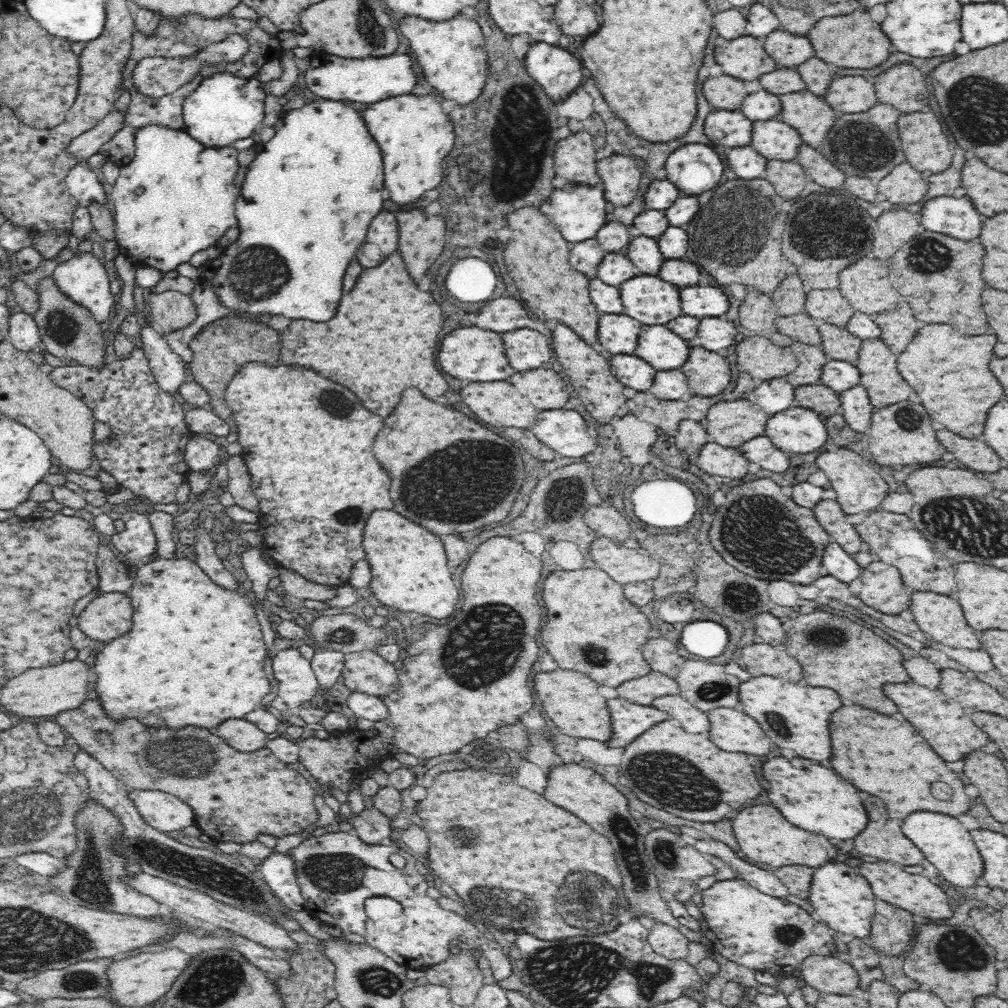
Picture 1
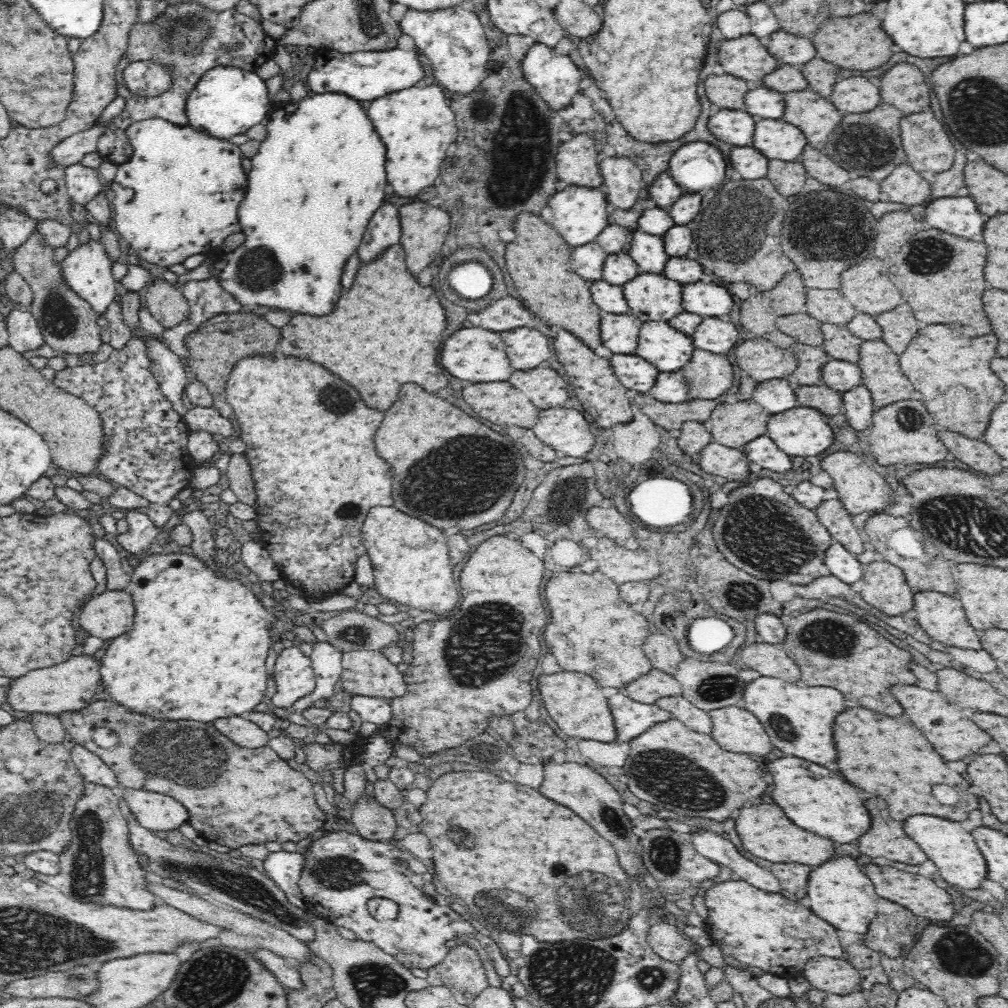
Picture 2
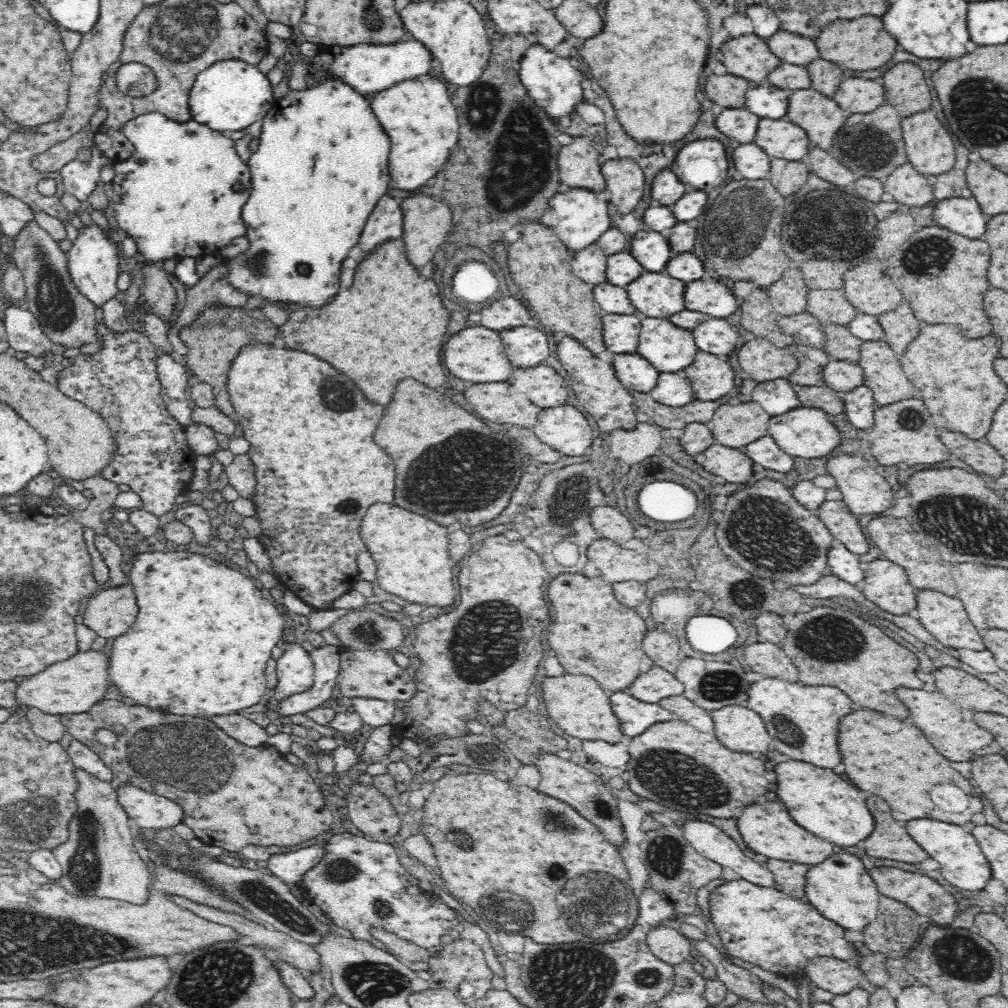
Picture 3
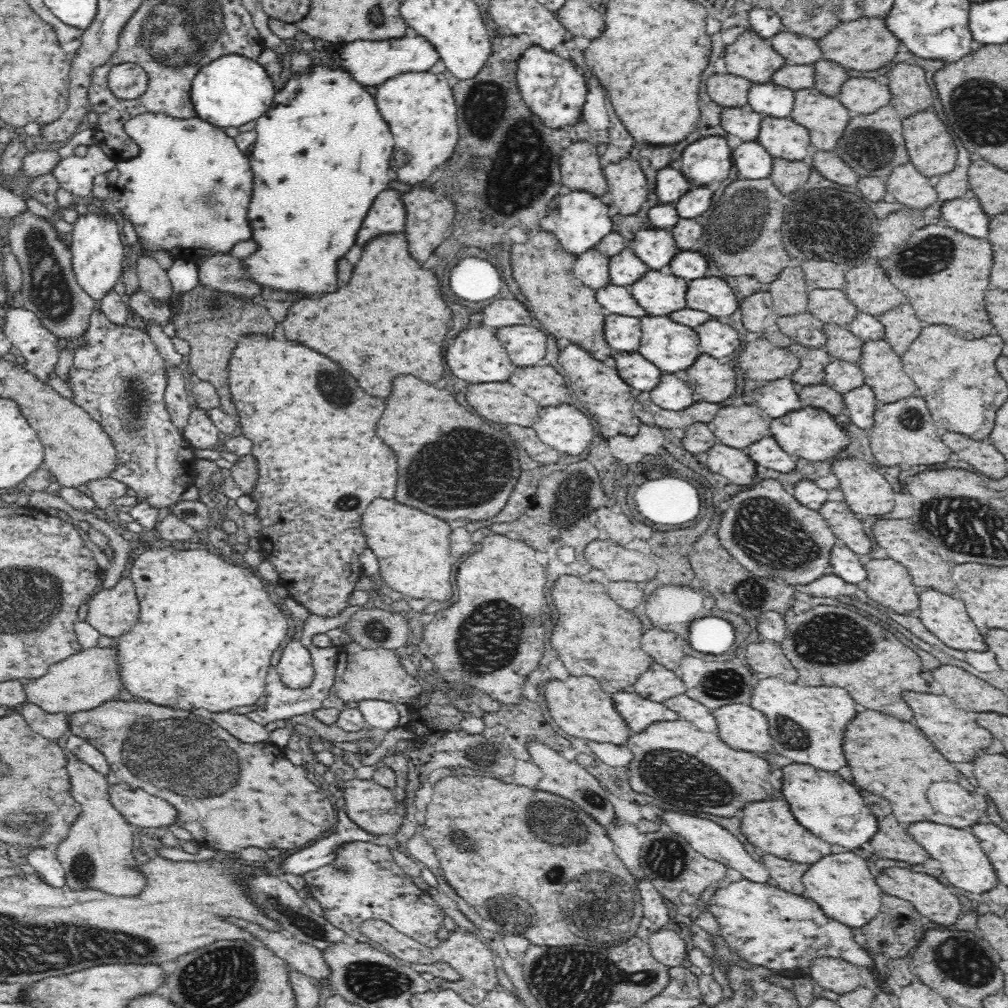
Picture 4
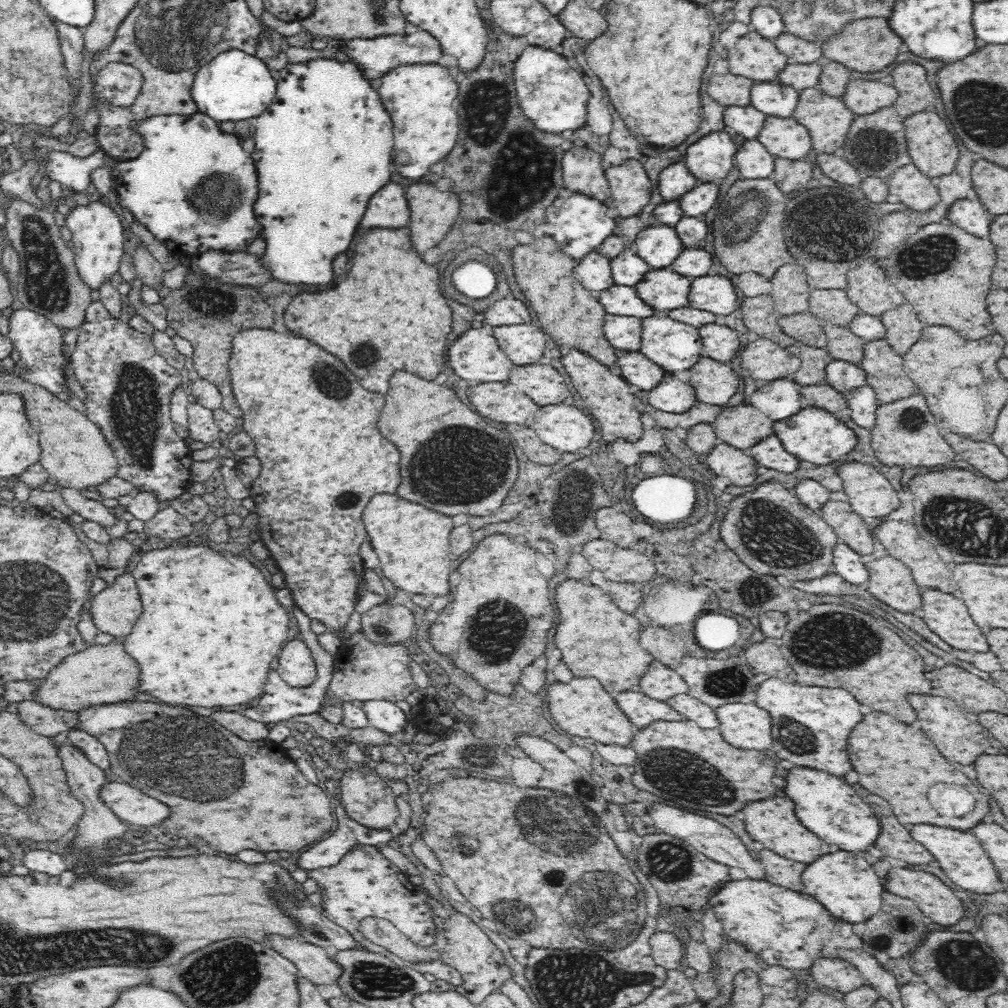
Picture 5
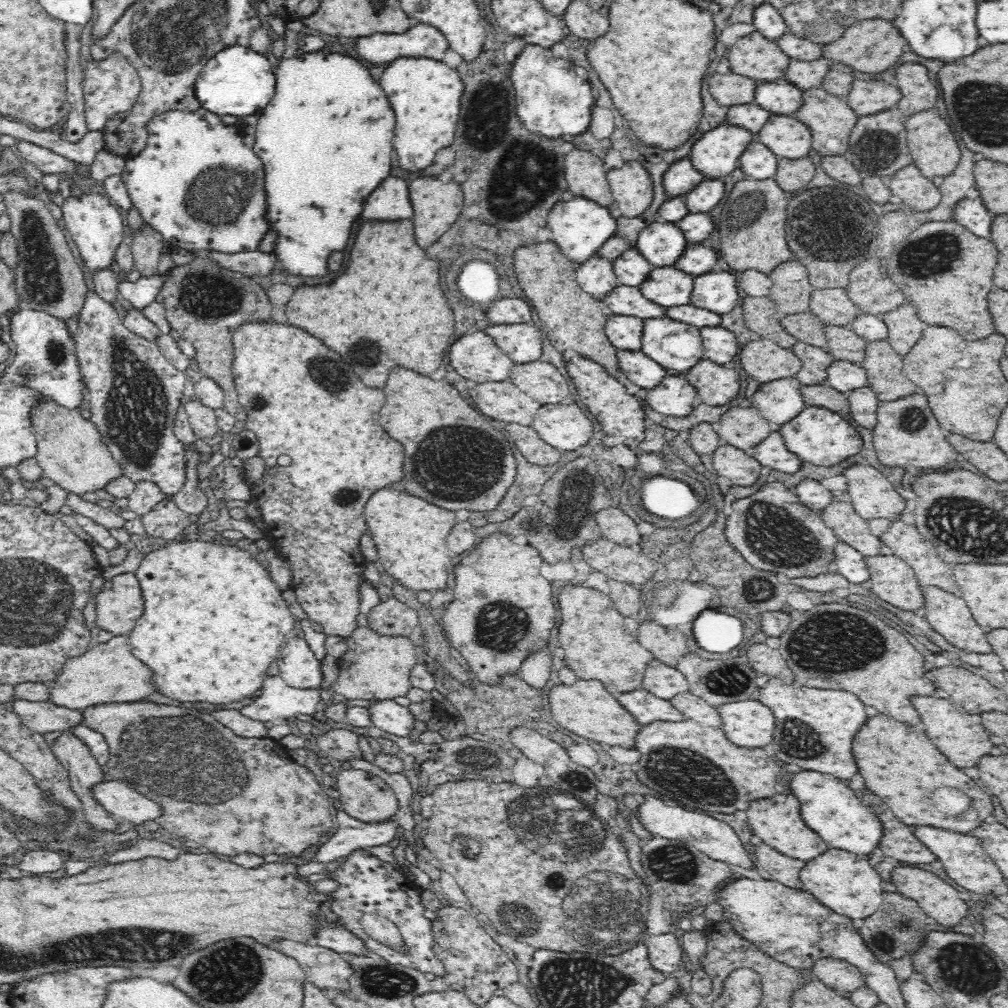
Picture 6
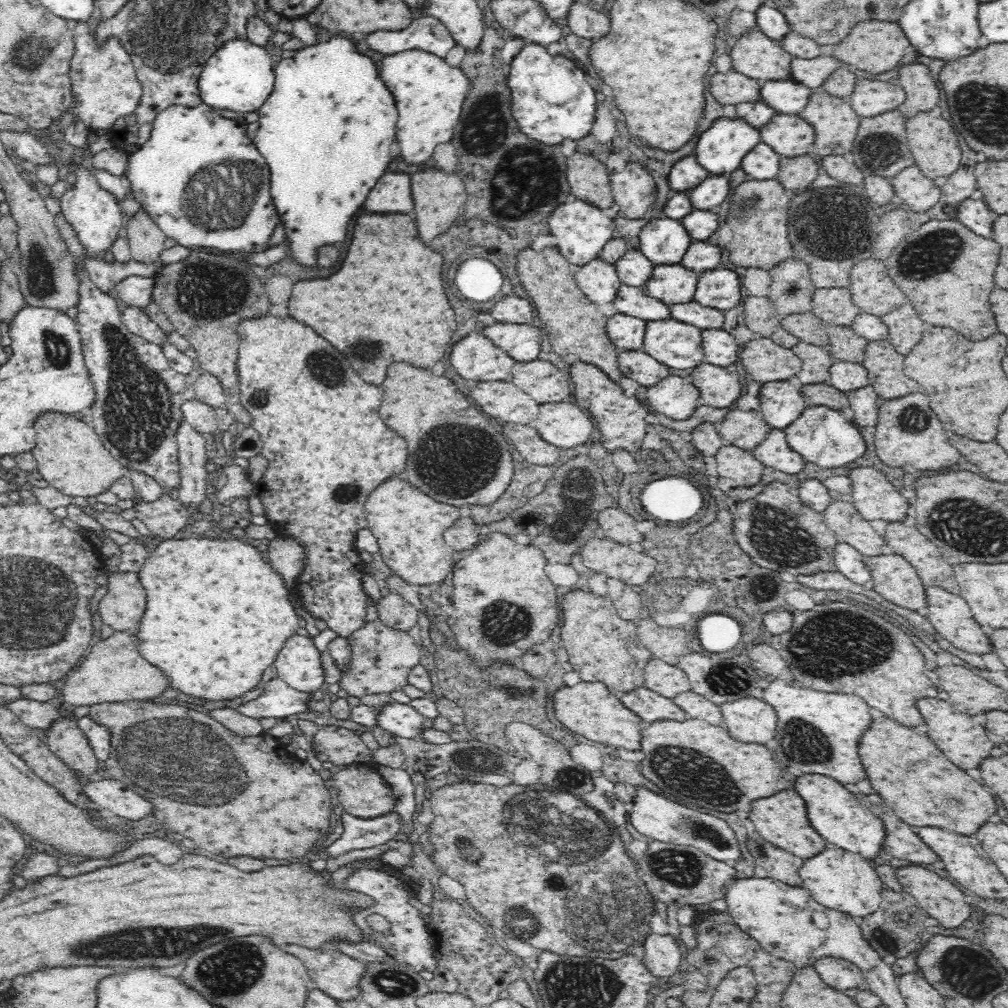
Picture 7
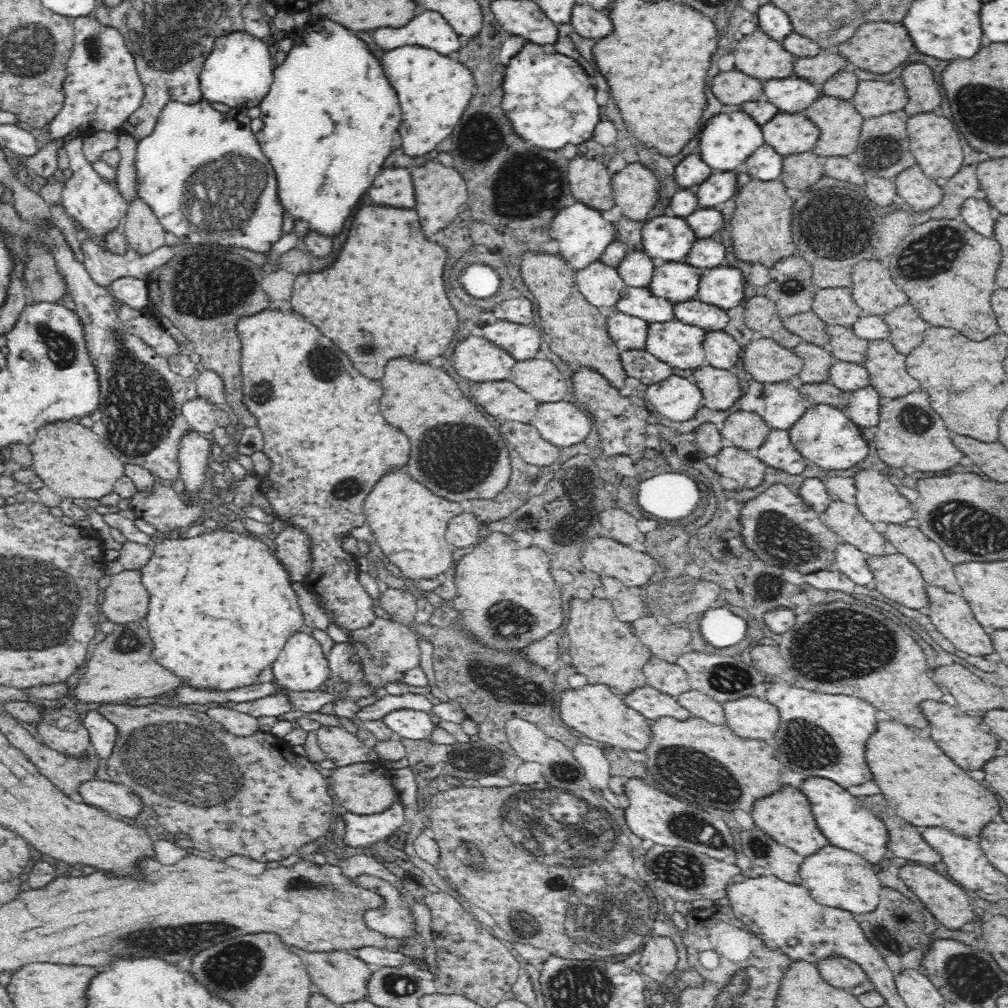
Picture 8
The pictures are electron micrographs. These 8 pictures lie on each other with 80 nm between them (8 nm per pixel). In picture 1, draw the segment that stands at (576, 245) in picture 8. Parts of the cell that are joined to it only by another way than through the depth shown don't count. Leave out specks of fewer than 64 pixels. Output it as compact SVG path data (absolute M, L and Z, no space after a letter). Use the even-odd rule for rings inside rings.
M566 184L562 188L554 189L550 196L550 206L552 206L552 220L558 226L560 234L568 242L584 242L584 240L594 239L598 231L606 226L608 214L604 209L607 200L601 186L590 186L584 184Z

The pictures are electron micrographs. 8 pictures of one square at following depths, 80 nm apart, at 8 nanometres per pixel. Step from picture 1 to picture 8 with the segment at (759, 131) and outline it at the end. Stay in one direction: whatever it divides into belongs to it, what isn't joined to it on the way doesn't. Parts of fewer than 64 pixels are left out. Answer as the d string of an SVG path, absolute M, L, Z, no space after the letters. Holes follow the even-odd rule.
M780 112L762 127L764 140L781 155L800 154L810 151L820 138L820 128L804 114Z

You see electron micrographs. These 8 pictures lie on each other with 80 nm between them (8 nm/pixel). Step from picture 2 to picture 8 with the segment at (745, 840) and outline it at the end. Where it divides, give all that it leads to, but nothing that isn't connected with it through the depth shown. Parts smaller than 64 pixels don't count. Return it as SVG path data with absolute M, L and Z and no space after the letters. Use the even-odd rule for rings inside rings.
M784 786L780 792L758 800L758 804L754 804L752 816L754 816L754 822L762 830L766 830L766 833L774 836L774 840L780 842L780 844L786 844L788 848L796 850L802 856L810 856L810 854L818 852L818 848L828 844L826 836L820 832L820 828L816 824L810 800L800 788Z

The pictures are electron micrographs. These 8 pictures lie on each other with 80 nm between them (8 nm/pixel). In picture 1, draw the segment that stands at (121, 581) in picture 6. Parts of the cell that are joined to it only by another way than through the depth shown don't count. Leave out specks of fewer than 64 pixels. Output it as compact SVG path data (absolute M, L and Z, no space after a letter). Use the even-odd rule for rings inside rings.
M106 592L95 597L78 614L77 626L88 638L106 643L131 629L133 612L126 592Z

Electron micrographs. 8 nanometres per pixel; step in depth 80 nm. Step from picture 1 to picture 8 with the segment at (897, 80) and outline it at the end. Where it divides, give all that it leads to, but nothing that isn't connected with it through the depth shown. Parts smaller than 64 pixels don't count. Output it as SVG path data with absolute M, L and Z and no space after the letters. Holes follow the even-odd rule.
M910 64L910 66L906 66L902 70L902 80L904 80L906 90L910 94L910 102L906 104L906 116L911 117L916 114L922 114L922 112L930 112L936 106L940 106L940 98L942 98L940 88L938 88L938 84L934 80L932 70L926 64Z

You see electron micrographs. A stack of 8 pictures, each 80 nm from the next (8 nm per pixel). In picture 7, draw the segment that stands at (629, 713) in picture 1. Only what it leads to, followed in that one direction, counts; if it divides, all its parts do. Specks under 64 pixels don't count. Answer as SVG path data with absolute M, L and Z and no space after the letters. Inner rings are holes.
M645 686L619 696L626 707L648 724L660 719L685 721L691 718L686 711L674 703L673 699L666 698Z

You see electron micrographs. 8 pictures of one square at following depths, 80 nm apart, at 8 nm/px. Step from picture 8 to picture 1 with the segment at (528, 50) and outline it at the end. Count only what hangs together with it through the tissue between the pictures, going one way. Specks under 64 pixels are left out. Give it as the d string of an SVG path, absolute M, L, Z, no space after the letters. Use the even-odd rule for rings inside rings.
M533 42L523 67L532 80L544 91L556 106L564 103L582 82L582 68L571 50Z

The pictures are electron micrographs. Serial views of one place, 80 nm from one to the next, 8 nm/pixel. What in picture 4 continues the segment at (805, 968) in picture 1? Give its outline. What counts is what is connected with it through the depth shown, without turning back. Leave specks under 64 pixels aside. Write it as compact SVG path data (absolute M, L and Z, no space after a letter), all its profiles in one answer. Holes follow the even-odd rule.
M831 957L815 959L808 972L823 989L831 990L838 995L867 984L867 979L861 970L842 959Z

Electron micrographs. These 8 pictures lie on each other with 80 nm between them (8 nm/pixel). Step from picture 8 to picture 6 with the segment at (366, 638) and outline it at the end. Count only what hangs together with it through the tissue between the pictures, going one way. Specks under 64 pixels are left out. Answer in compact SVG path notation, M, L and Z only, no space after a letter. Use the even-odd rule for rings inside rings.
M367 624L347 636L346 644L348 650L342 656L339 675L331 685L336 693L344 695L348 700L393 700L396 696L406 696L412 688L410 673L418 660L416 646L409 637L384 635Z

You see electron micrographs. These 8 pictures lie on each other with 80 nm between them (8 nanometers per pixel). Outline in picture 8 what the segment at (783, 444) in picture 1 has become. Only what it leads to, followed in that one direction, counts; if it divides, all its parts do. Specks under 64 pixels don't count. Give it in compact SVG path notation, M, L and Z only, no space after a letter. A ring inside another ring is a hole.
M815 404L807 407L798 422L788 430L794 447L808 460L819 468L830 471L848 470L862 462L868 456L868 442L864 439L858 425L852 421L844 409L829 404Z

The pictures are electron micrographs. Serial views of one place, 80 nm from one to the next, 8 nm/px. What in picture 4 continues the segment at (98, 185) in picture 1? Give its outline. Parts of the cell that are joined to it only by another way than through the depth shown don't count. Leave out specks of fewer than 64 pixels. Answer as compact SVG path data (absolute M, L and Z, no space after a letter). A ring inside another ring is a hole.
M74 144L64 148L58 147L60 162L51 168L51 175L57 180L57 184L76 196L78 200L88 196L93 190L93 180L100 173L110 172L117 166L117 161L109 157L96 144L88 146L87 155L83 158L74 155Z

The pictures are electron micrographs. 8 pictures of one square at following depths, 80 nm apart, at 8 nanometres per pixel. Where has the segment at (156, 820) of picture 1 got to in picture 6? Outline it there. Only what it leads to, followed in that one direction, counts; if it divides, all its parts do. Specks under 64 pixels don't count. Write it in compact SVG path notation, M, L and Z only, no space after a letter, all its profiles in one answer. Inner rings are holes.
M104 779L91 786L91 793L106 812L126 818L136 825L154 820L161 814L156 802L135 792L122 781Z

